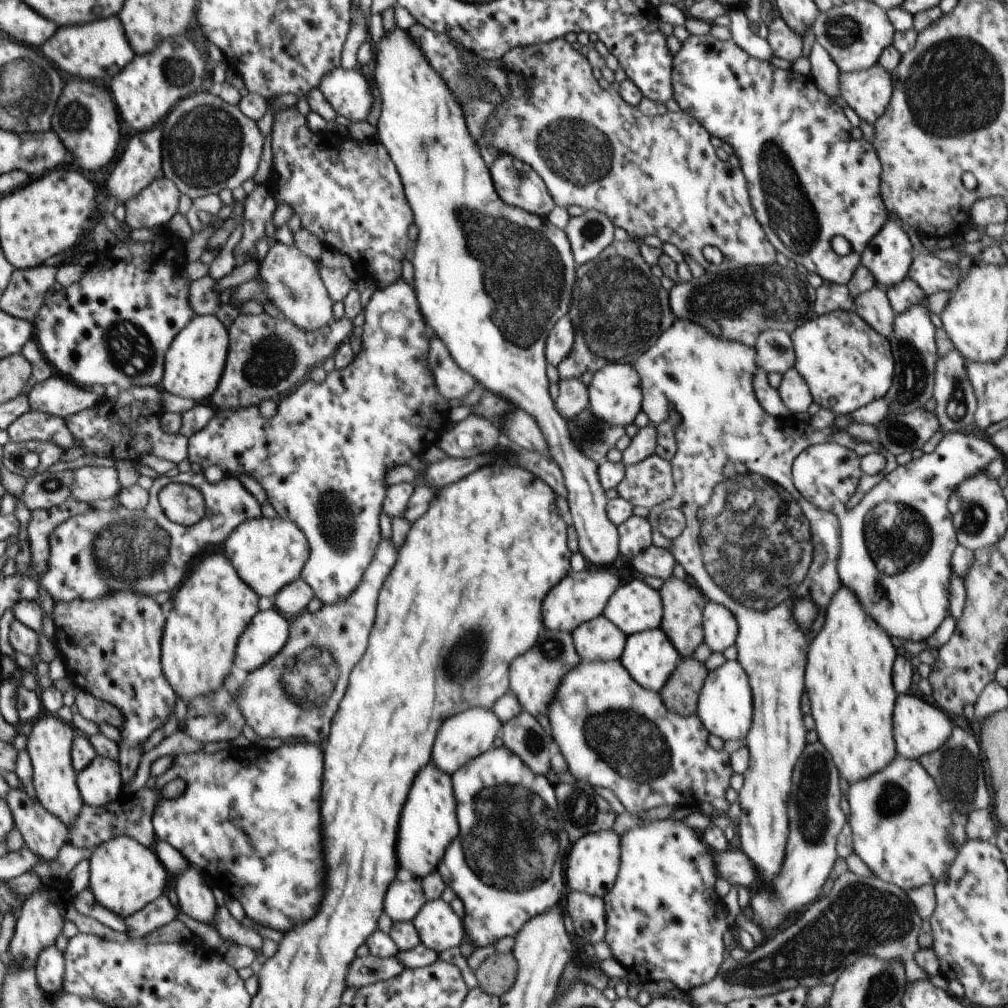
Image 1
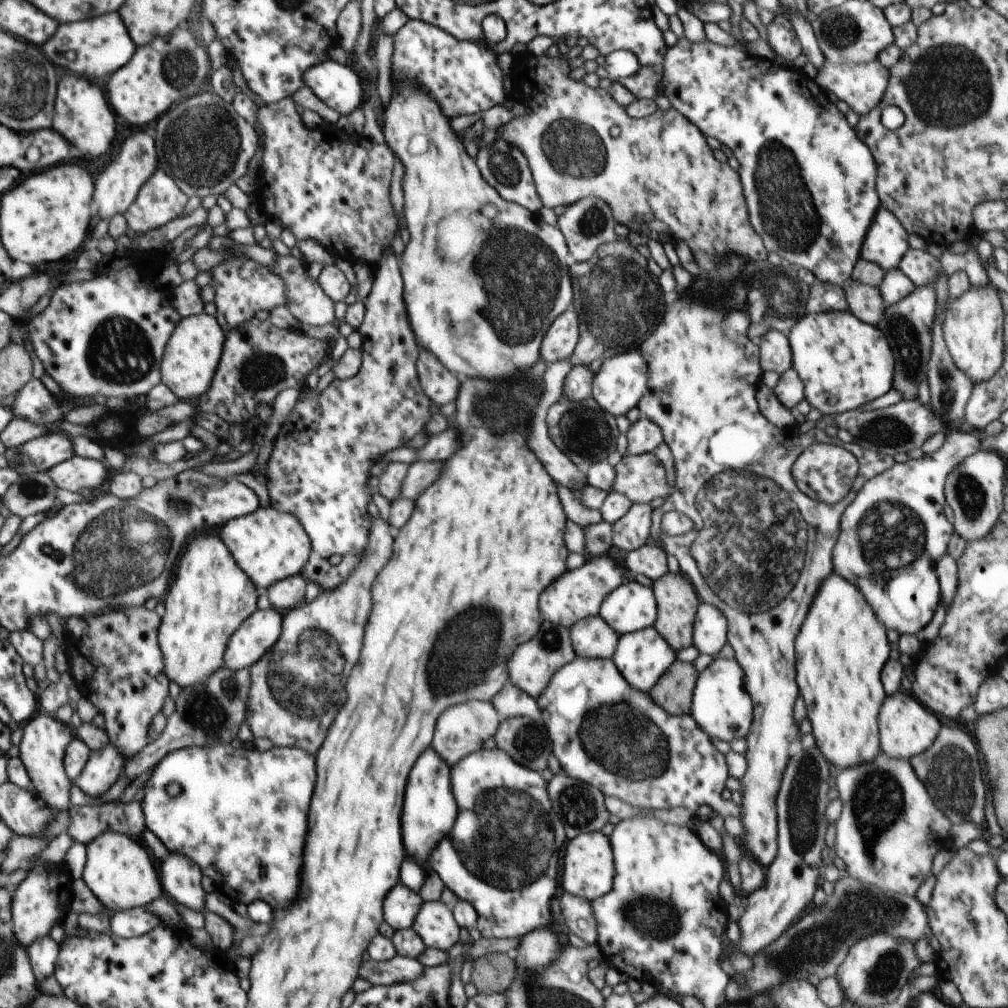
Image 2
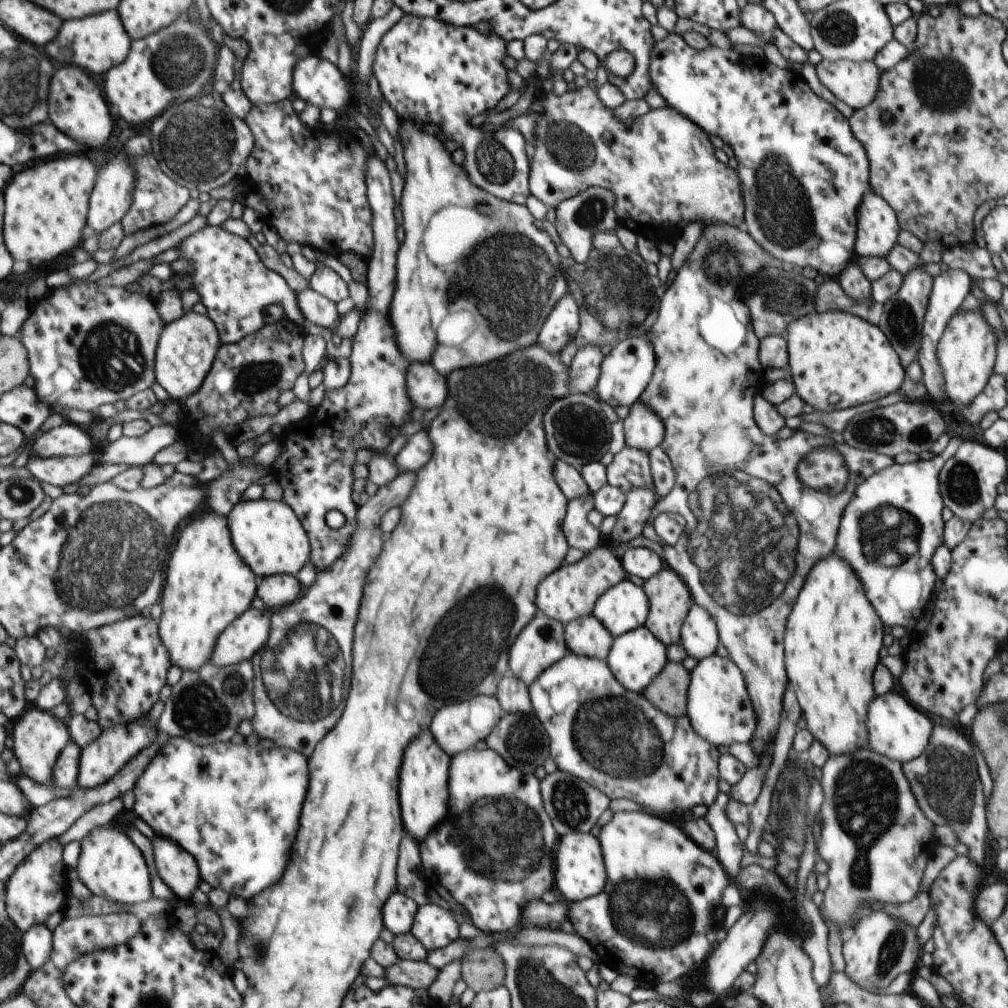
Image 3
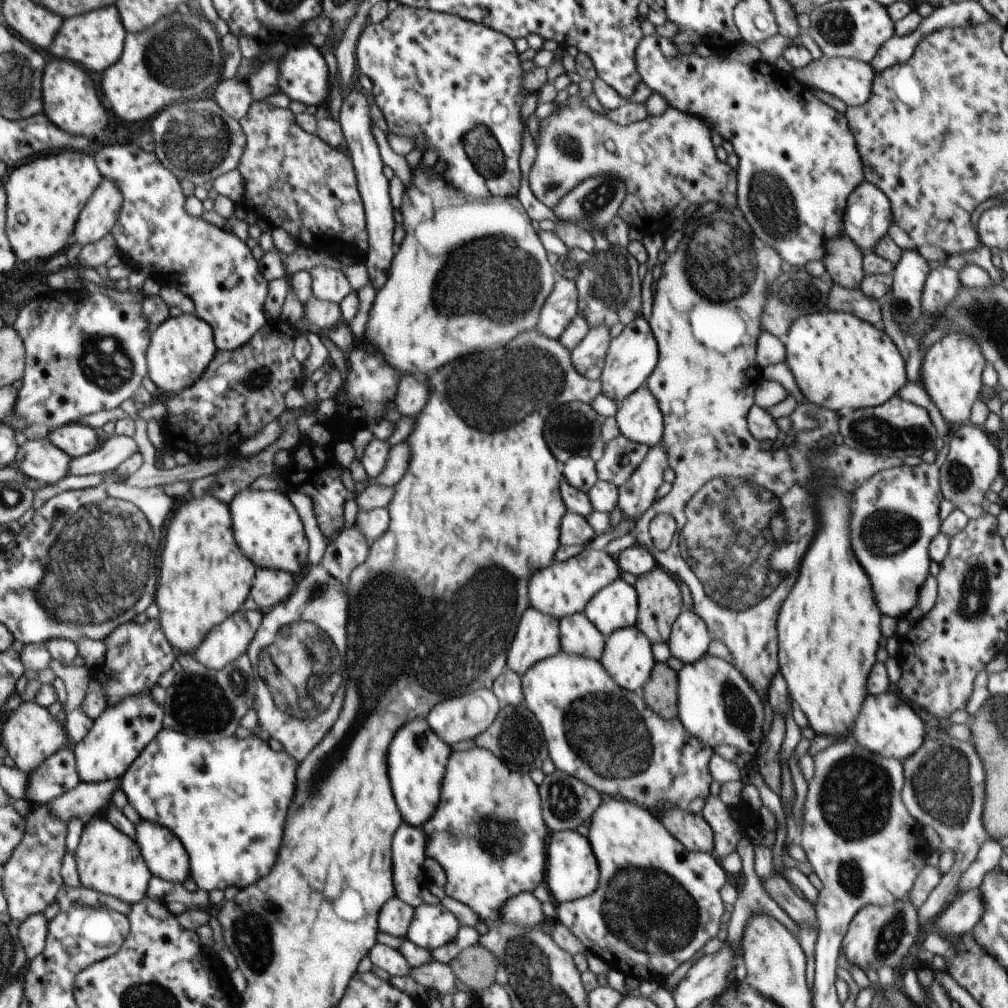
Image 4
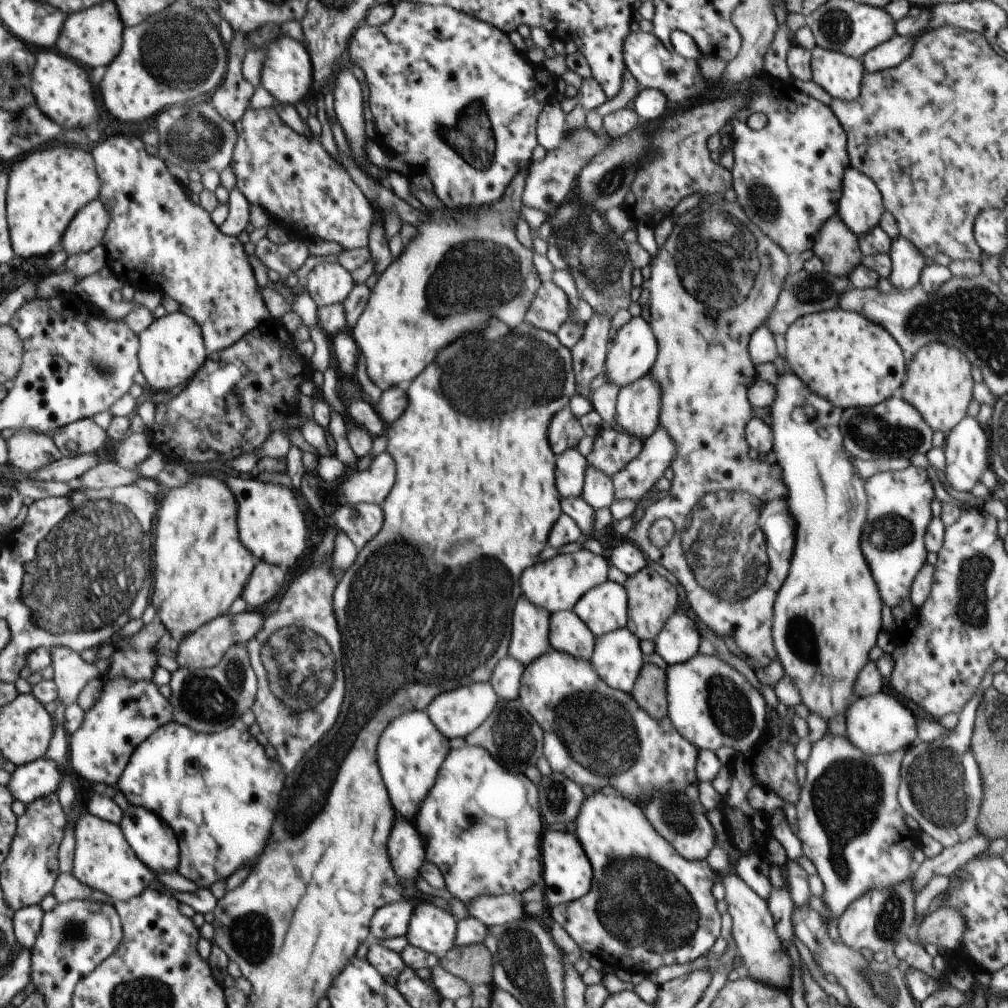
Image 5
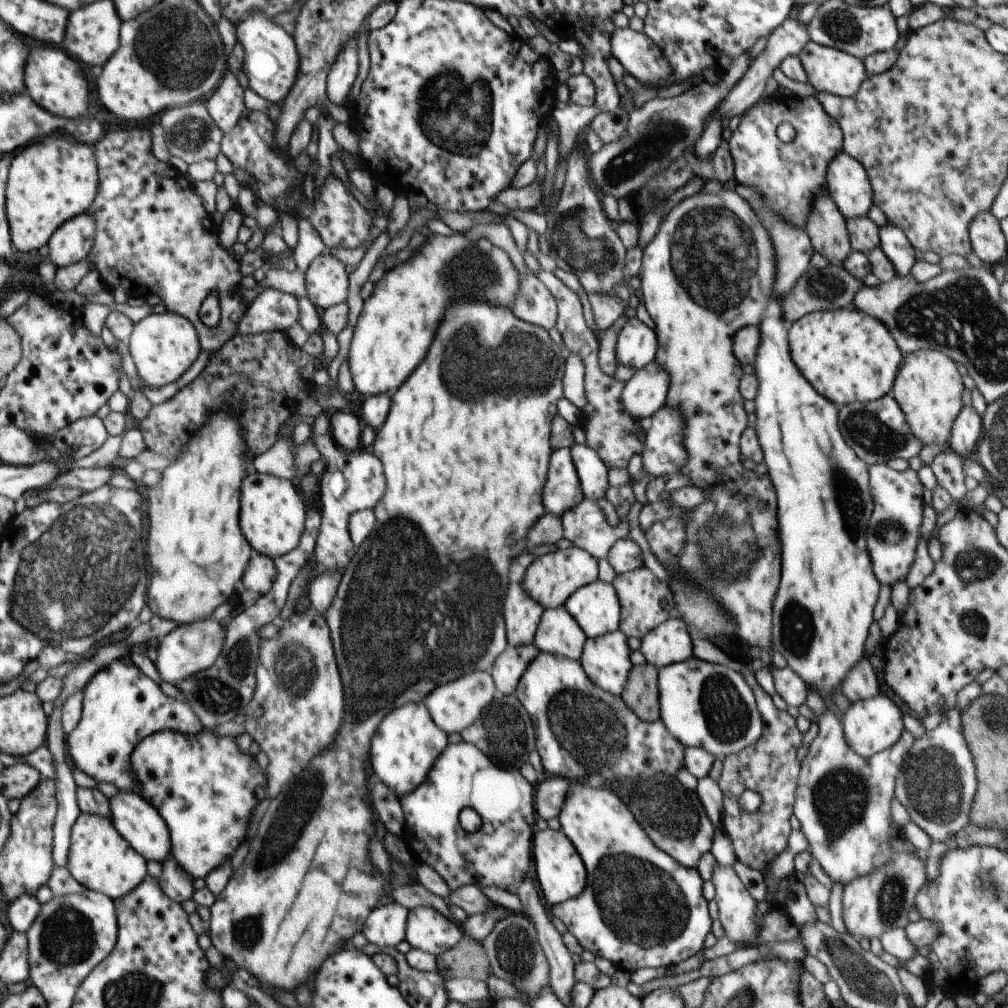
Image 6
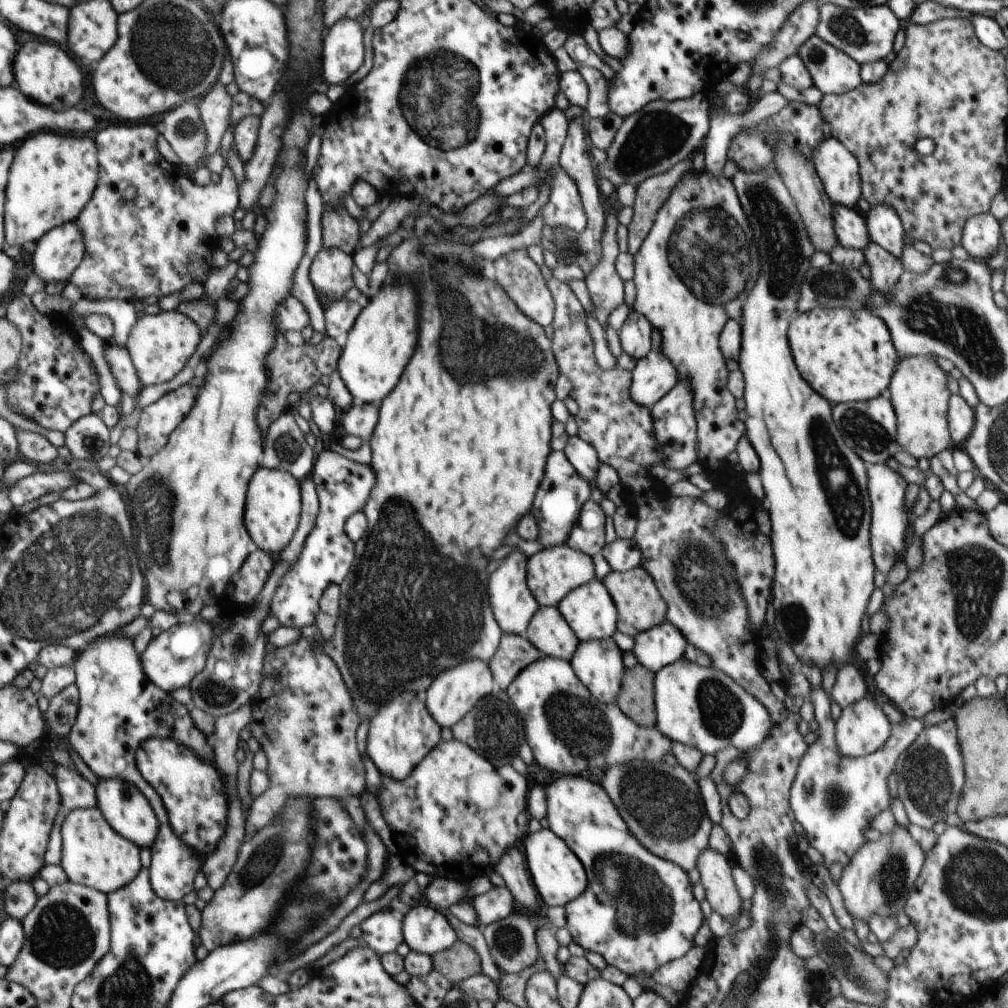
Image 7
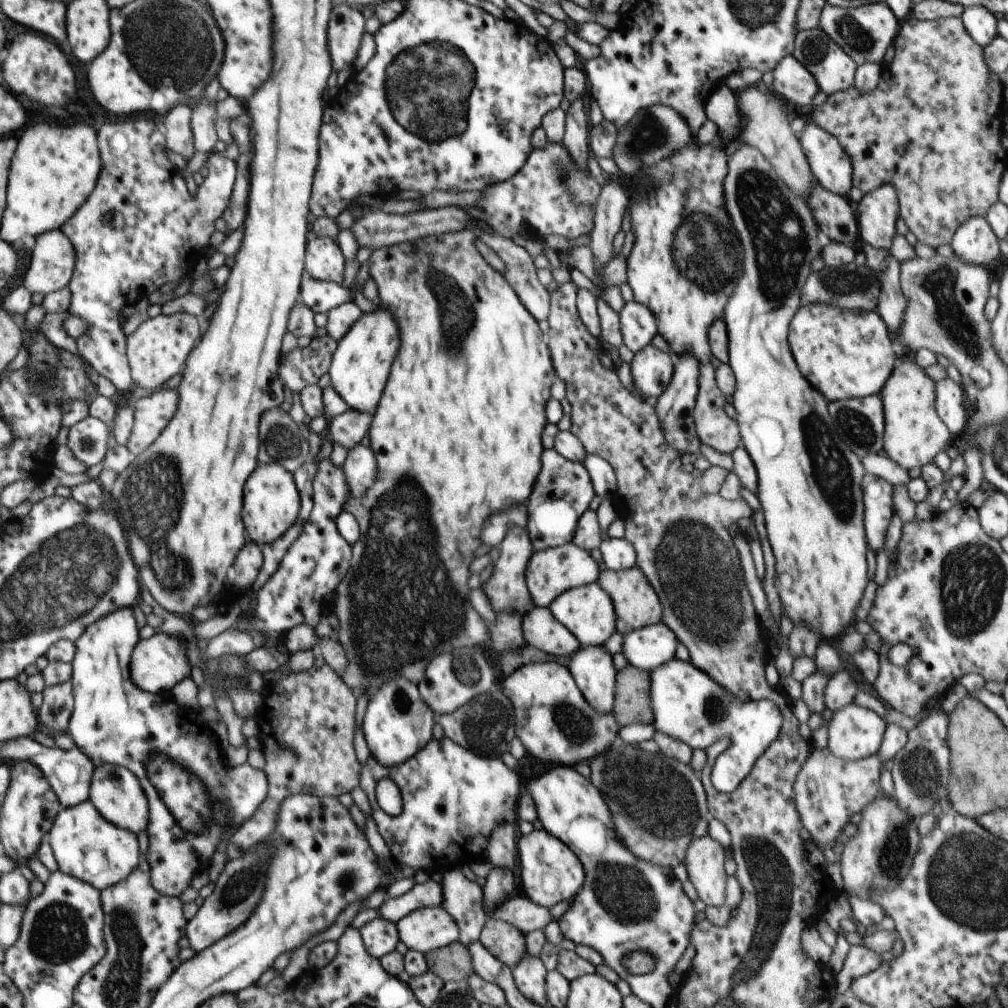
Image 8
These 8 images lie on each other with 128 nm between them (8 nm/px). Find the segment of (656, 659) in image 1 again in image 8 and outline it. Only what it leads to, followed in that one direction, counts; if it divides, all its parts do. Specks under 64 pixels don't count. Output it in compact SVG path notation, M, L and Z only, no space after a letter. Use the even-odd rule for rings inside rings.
M602 645L580 647L568 658L568 670L575 678L585 699L602 714L613 710L617 670Z

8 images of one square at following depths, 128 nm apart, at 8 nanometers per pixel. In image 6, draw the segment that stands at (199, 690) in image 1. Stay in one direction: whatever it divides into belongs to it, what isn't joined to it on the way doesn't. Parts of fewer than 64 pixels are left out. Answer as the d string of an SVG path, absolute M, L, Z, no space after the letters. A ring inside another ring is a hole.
M228 412L214 414L214 418L210 418L210 426L206 426L206 430L200 430L190 440L190 444L186 446L186 450L182 450L180 458L172 466L168 466L164 470L164 480L153 487L142 486L141 491L146 493L147 496L147 513L150 510L150 532L148 532L148 538L150 538L150 566L152 566L152 574L154 574L154 580L152 580L149 586L149 607L154 615L177 622L178 626L190 625L196 622L196 620L206 619L206 614L212 614L220 604L224 604L234 594L236 582L242 576L245 576L246 569L248 569L252 548L250 548L250 544L244 538L240 522L238 522L238 512L240 512L240 484L242 484L242 478L244 478L244 468L246 468L244 450L246 450L246 446L244 446L242 432L240 432L240 426L238 426L236 418L232 414L228 414Z

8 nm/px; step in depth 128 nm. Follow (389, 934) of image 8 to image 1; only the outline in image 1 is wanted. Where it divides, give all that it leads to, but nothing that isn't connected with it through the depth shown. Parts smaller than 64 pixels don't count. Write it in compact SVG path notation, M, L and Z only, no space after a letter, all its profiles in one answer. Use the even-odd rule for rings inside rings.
M400 869L386 892L384 912L394 921L412 921L427 898L421 881L411 872Z

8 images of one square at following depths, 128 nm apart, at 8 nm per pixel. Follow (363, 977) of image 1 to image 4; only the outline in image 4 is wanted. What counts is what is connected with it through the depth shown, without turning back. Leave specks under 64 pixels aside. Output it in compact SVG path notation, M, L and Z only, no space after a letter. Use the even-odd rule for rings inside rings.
M436 960L423 964L422 966L411 967L406 976L413 978L419 985L429 989L436 989L440 995L456 993L456 977L446 963L439 963Z

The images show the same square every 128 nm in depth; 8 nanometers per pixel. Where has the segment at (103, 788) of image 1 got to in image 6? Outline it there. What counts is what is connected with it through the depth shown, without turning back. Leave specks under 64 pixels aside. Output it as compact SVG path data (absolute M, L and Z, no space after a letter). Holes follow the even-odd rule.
M114 660L95 674L83 688L83 709L76 728L66 735L68 754L75 768L99 782L114 784L120 791L139 794L139 783L132 765L132 752L146 737L161 730L196 734L202 723L183 700L166 698L159 684L136 665Z

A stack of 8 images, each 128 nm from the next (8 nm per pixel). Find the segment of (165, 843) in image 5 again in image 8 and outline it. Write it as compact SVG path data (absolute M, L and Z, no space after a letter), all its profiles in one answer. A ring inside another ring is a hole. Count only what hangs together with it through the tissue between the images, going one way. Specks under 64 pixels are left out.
M97 764L90 785L89 801L111 823L124 830L139 834L147 830L150 822L150 806L148 795L141 787L141 781L126 767L118 765Z

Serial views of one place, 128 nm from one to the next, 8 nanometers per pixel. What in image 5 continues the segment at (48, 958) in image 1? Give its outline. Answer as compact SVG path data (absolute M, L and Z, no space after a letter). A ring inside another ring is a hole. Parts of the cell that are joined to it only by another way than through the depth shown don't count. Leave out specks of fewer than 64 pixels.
M39 905L24 906L11 913L13 930L18 947L32 949L40 932L44 912Z

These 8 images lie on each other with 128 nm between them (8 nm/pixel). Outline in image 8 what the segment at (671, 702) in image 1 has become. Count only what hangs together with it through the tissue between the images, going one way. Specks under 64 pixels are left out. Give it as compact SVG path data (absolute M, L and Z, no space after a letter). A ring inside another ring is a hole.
M627 665L617 672L614 716L618 724L653 724L651 707L651 673Z

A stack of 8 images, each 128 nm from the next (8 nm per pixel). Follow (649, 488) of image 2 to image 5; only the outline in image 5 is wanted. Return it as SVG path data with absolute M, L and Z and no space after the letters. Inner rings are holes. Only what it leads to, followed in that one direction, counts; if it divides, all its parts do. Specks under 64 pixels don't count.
M602 426L594 436L593 449L586 456L589 466L602 470L610 479L626 467L642 451L643 442L625 433L619 434L608 426Z

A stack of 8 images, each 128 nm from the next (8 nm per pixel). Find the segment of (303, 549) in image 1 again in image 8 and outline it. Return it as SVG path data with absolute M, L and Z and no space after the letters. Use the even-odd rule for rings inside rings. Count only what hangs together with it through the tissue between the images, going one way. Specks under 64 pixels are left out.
M258 464L258 474L250 478L250 490L246 490L246 528L250 530L248 540L255 542L260 548L264 544L270 544L280 538L292 524L297 522L297 516L301 505L300 495L291 472L288 472L281 464Z

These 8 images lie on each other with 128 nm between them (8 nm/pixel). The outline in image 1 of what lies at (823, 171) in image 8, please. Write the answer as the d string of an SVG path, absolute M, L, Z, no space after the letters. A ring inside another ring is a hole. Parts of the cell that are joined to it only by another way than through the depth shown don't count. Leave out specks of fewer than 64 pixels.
M888 220L864 249L861 264L874 275L878 285L888 290L909 276L911 252L912 243L901 223Z

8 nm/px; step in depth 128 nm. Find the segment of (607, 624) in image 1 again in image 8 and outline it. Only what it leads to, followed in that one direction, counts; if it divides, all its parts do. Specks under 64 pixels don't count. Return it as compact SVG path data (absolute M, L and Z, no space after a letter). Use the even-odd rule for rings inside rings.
M535 605L523 616L522 630L525 642L552 657L569 658L580 650L579 640L548 607Z

